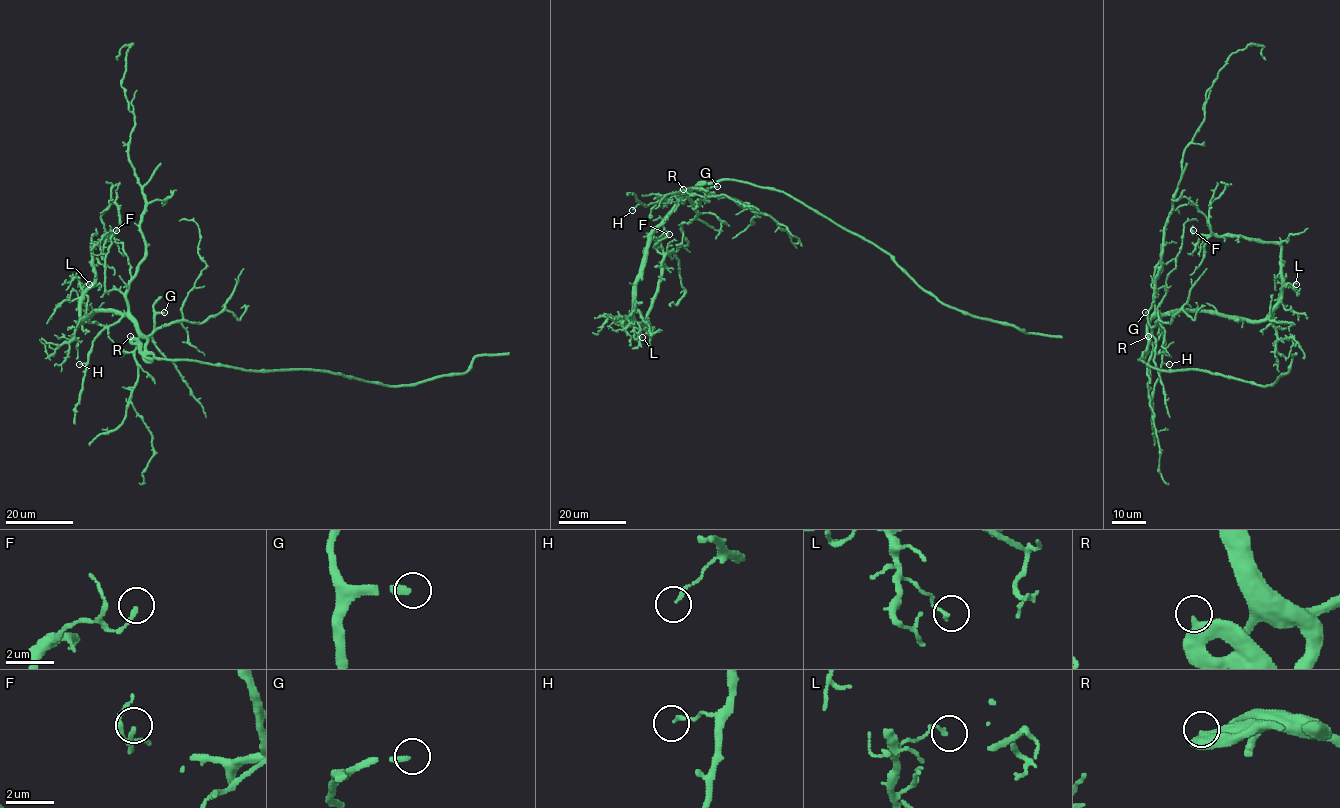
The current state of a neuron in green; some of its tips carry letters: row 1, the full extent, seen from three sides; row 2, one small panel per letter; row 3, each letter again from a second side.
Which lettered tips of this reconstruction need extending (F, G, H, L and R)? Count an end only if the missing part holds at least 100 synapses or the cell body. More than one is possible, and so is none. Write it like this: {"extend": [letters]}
{"extend": ["G"]}

